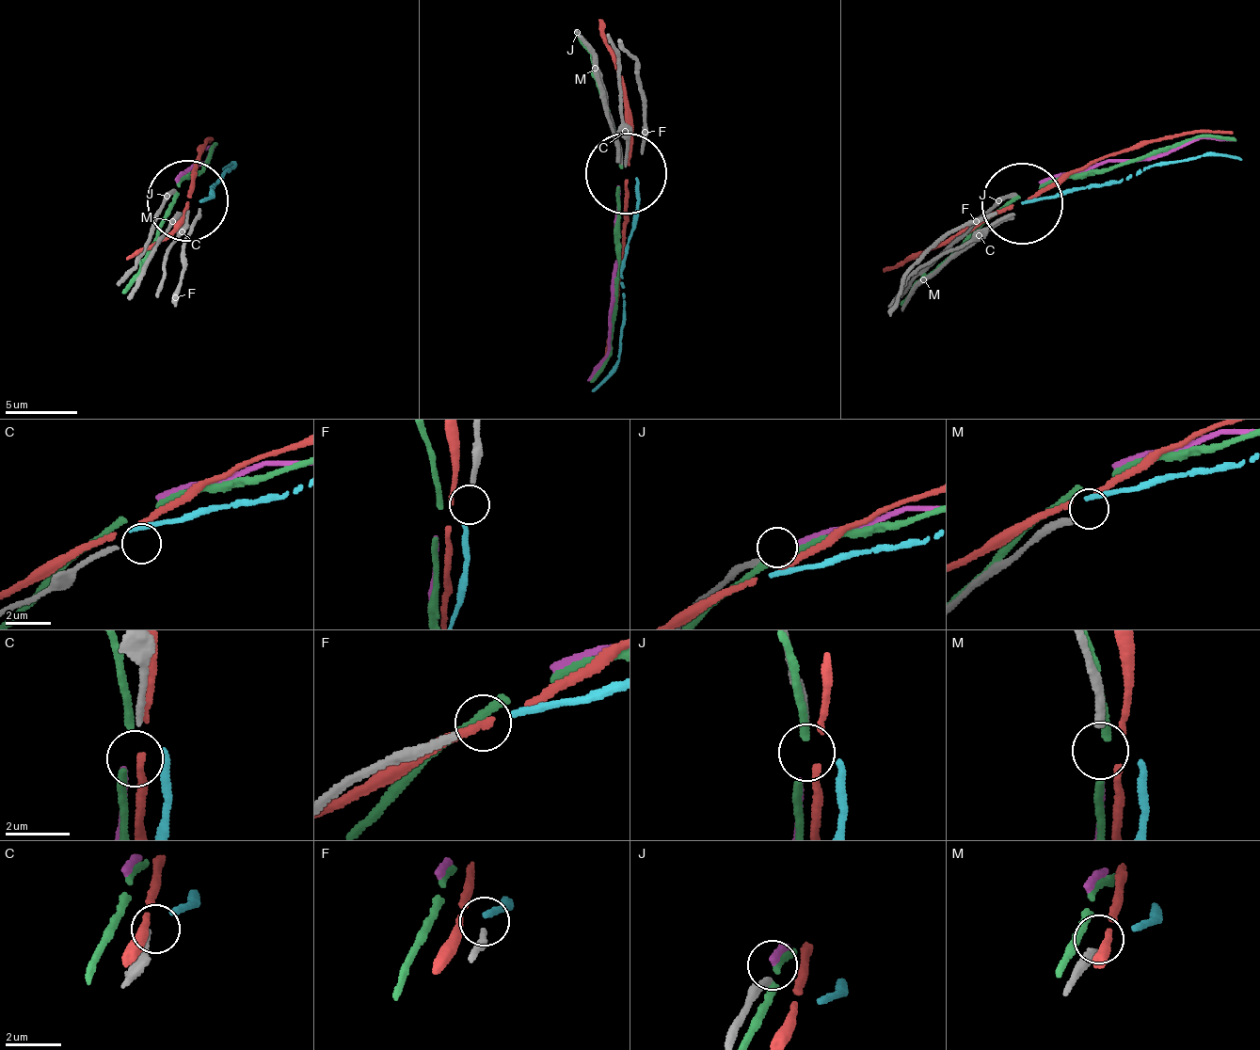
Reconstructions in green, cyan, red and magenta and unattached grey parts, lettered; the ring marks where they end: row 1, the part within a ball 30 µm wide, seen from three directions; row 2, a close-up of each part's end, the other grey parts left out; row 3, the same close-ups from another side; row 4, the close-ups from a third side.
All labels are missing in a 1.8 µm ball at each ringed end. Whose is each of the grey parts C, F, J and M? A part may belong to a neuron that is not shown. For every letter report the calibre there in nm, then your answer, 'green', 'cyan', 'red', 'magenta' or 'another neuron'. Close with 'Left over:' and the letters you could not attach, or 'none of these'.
C: calibre 200 nm; another neuron
F: calibre 220 nm; cyan
J: calibre 240 nm; magenta
M: calibre 300 nm; another neuron
Left over: C, M

